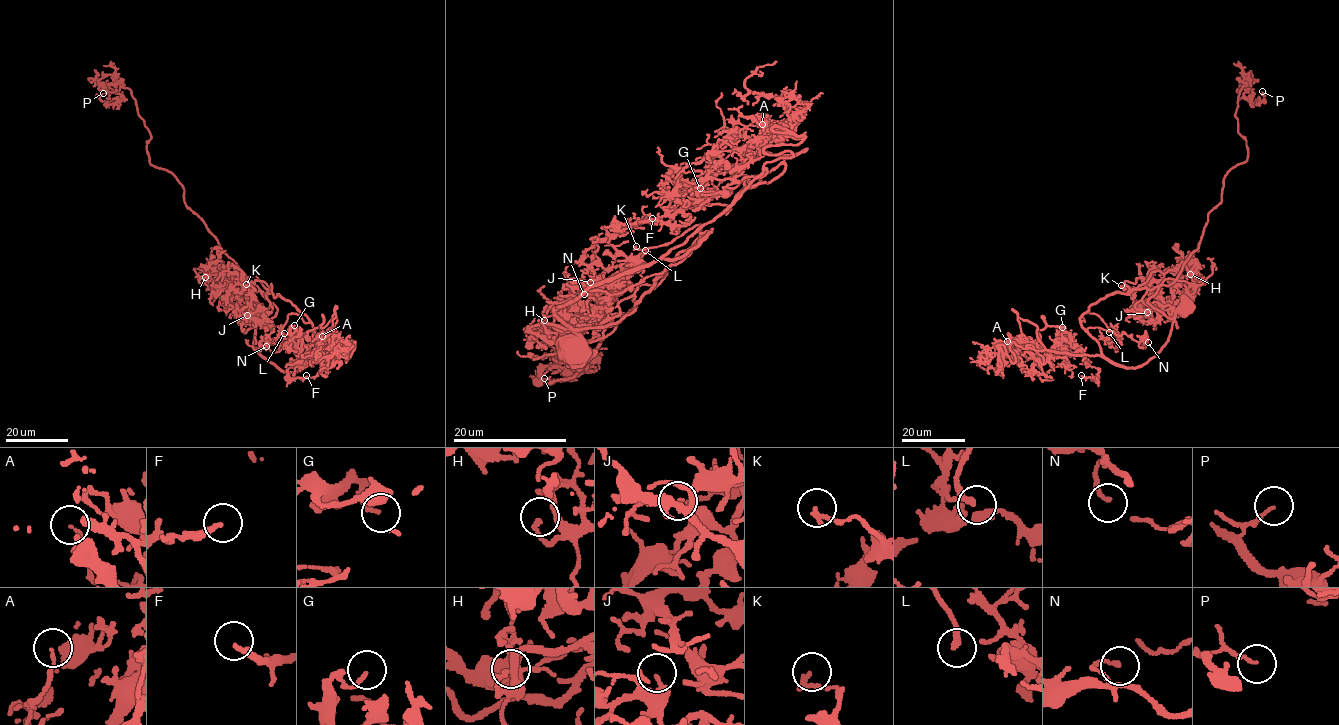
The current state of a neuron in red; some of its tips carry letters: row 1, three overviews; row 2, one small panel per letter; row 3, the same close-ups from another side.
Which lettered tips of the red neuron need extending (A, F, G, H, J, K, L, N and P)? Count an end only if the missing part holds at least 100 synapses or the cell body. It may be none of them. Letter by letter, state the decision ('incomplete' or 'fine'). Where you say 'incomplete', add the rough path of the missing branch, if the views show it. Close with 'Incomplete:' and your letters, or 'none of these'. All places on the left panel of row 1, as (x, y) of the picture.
A: fine
F: fine
G: fine
H: fine
J: fine
K: fine
L: fine
N: fine
P: fine
Incomplete: none of these

